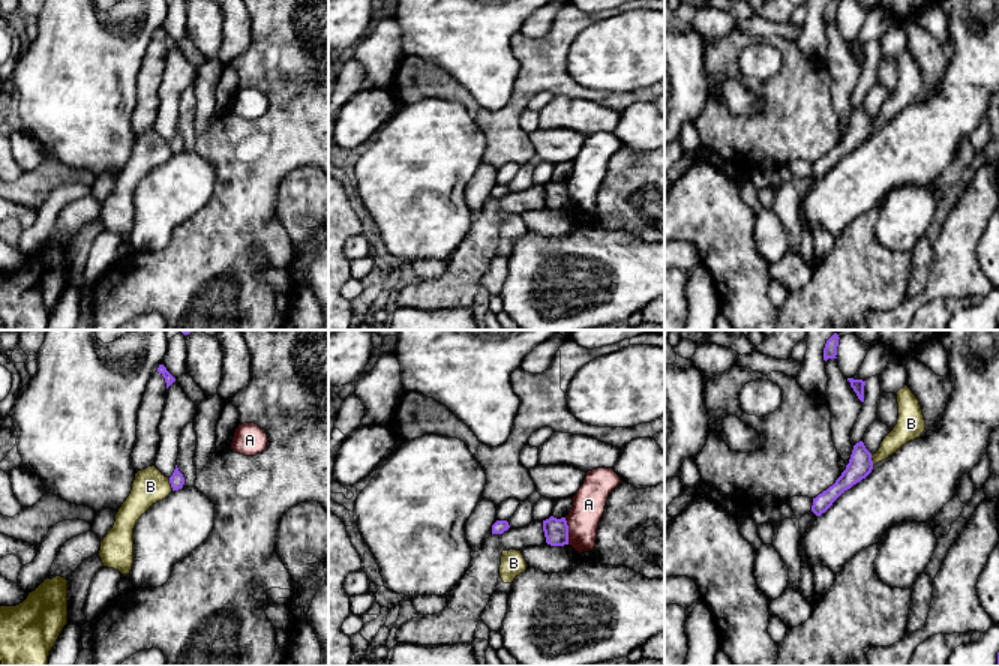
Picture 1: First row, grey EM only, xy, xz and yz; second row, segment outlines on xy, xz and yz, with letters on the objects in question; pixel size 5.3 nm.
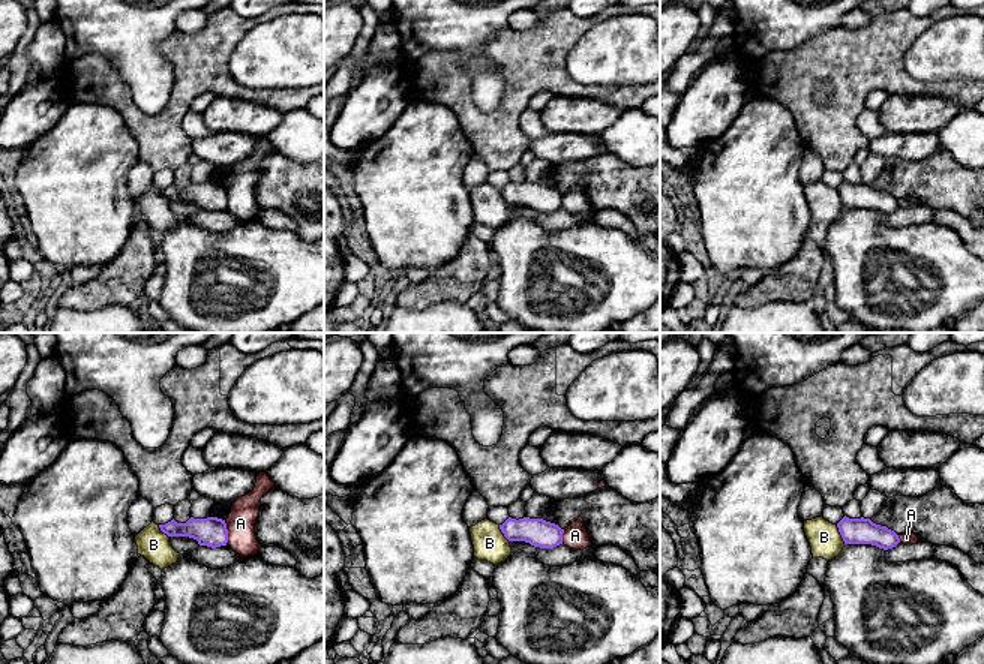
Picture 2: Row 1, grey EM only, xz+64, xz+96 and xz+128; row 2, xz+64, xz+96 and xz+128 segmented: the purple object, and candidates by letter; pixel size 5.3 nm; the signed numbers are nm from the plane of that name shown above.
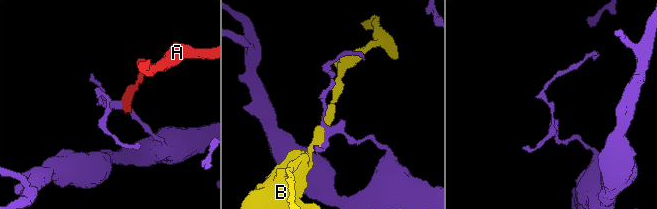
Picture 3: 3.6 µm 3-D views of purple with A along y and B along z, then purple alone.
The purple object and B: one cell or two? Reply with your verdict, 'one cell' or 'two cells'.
two cells

